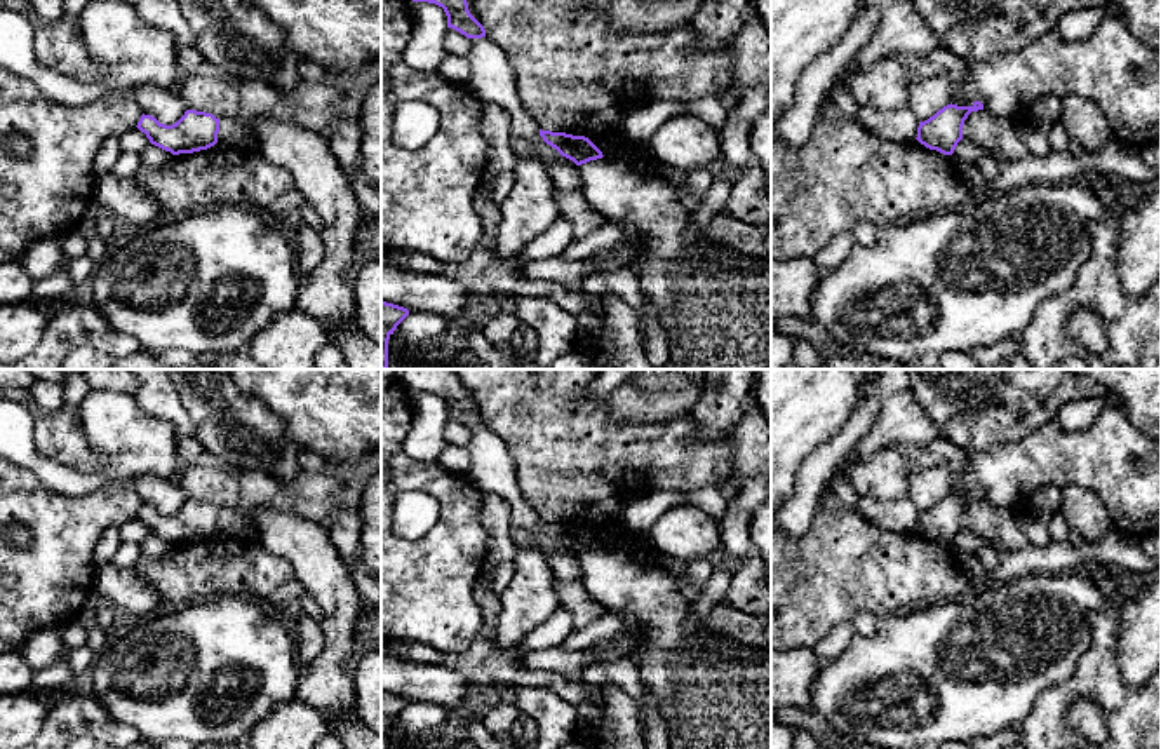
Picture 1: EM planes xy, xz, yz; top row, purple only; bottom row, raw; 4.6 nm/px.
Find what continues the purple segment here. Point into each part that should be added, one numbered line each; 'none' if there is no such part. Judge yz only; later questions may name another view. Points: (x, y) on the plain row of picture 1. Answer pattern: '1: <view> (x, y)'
none

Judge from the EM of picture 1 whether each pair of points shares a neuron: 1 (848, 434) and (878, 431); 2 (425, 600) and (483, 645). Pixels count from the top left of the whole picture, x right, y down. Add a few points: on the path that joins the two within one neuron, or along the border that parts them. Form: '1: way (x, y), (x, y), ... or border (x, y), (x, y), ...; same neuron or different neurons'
1: border (881, 398), (874, 422), (839, 462); different neurons
2: border (476, 598), (479, 636), (460, 652), (437, 652); different neurons

